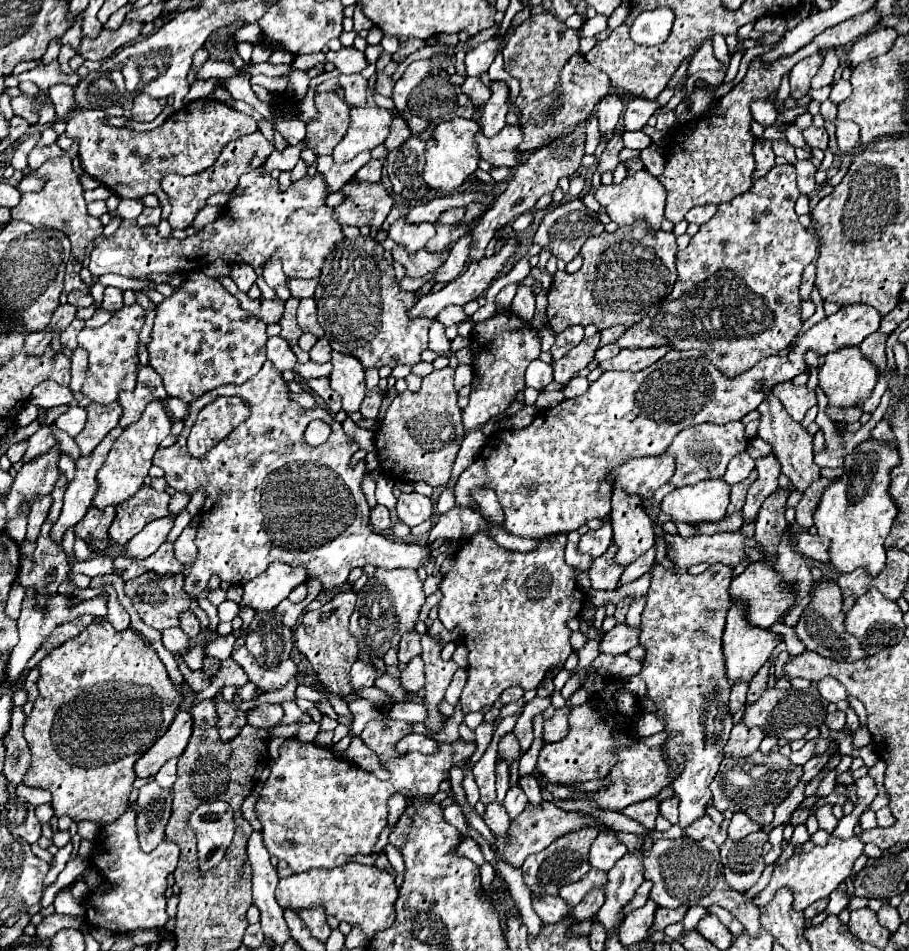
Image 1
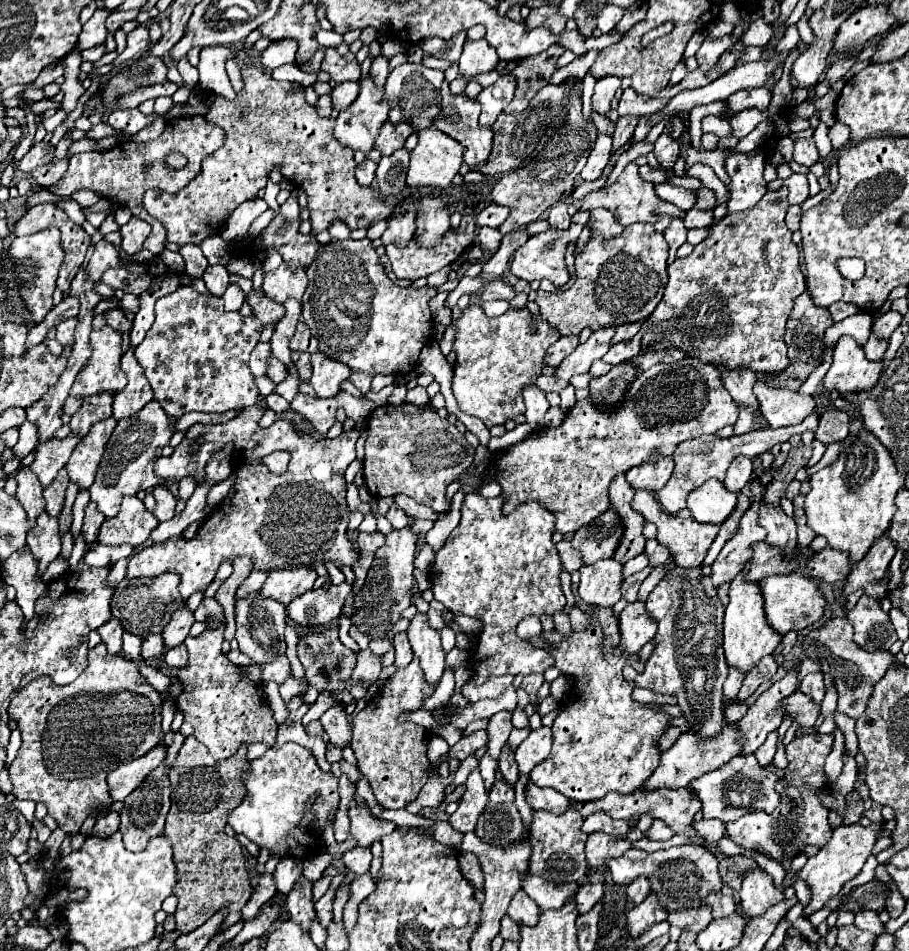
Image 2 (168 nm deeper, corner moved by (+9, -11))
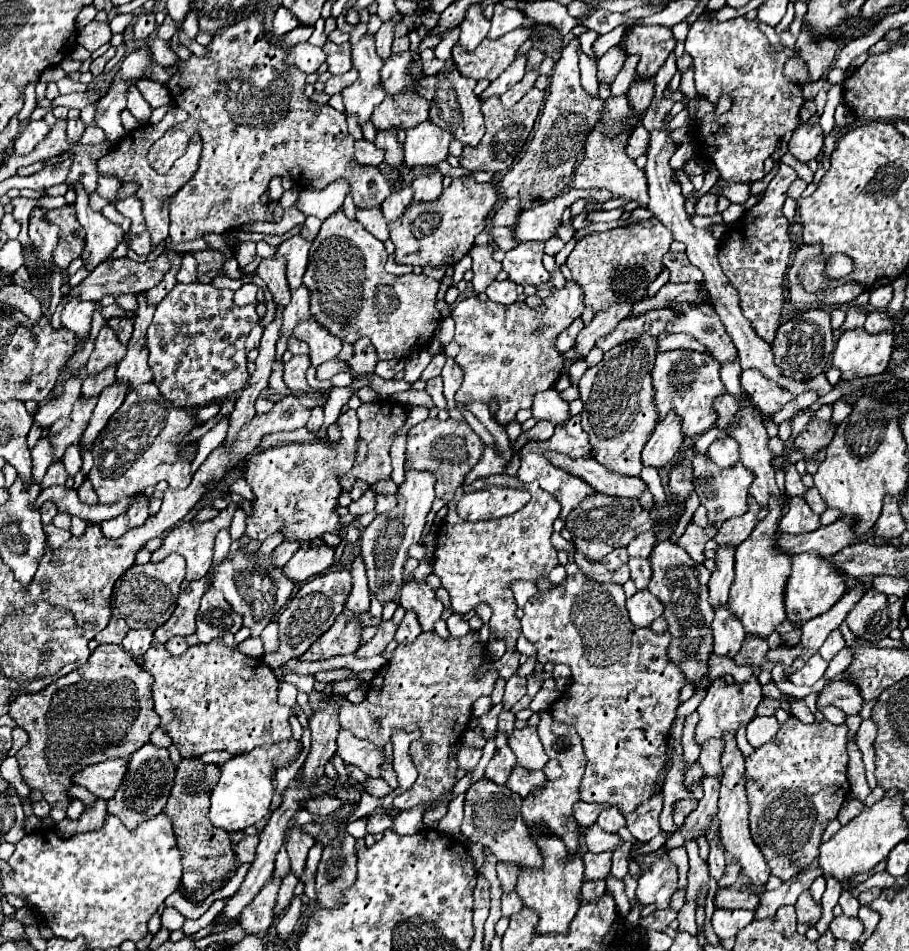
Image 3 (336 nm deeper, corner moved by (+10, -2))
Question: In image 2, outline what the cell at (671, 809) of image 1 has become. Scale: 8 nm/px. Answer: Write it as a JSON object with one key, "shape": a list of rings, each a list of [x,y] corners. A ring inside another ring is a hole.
{"shape":[[[654,819],[652,827],[644,833],[648,839],[654,839],[654,841],[664,841],[664,839],[670,839],[674,835],[674,831],[662,821],[662,819]]]}

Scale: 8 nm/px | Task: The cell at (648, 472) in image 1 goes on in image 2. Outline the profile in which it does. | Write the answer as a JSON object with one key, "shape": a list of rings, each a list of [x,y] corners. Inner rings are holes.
{"shape":[[[658,453],[658,459],[652,459],[652,461],[646,461],[646,463],[638,465],[638,467],[632,467],[626,473],[626,479],[634,489],[658,491],[670,479],[672,469],[674,469],[674,459],[672,457],[662,457]]]}

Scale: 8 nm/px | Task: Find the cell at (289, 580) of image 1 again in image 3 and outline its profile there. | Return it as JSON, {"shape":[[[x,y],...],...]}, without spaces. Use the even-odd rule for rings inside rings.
{"shape":[[[325,544],[319,548],[299,548],[283,566],[283,574],[295,584],[303,584],[313,576],[323,574],[333,564],[333,554],[335,550]]]}

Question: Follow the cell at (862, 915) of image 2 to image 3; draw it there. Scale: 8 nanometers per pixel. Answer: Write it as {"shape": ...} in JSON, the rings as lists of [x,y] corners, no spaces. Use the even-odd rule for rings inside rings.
{"shape":[[[841,894],[841,898],[839,898],[839,906],[843,908],[843,914],[845,916],[851,916],[851,918],[855,918],[857,916],[857,912],[859,912],[859,900],[855,898],[855,896],[851,896],[851,894]]]}

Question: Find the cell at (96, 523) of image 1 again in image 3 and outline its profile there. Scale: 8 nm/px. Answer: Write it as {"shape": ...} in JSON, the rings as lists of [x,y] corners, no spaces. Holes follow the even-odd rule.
{"shape":[[[89,480],[83,482],[83,486],[77,490],[77,494],[79,494],[79,500],[85,502],[85,504],[89,504],[89,506],[95,506],[95,504],[99,502],[99,500],[97,500],[97,494],[95,494],[95,490],[93,490],[93,486],[89,484]]]}

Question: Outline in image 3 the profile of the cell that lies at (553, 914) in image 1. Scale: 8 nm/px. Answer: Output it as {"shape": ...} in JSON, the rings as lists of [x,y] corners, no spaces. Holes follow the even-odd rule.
{"shape":[[[499,862],[499,864],[497,864],[497,874],[499,874],[499,880],[501,880],[503,892],[505,892],[505,894],[513,892],[513,890],[515,890],[515,884],[517,884],[517,878],[519,878],[519,868],[513,866],[513,864]]]}

